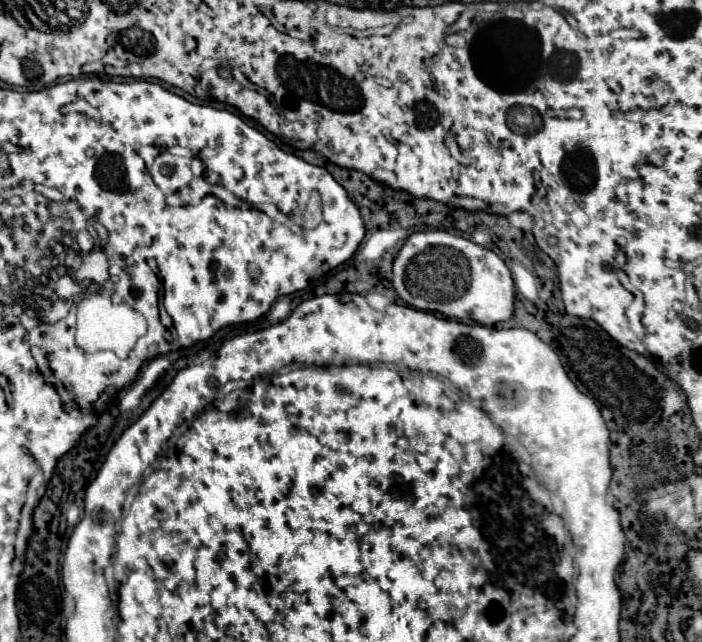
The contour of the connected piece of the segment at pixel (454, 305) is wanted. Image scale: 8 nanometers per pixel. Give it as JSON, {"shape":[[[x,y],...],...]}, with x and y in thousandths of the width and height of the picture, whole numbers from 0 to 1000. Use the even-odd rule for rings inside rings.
{"shape":[[[638,360],[587,363],[561,403],[558,444],[578,475],[598,484],[627,488],[638,497],[672,497],[684,506],[704,506],[724,500],[732,488],[732,438],[721,410],[704,391]]]}

